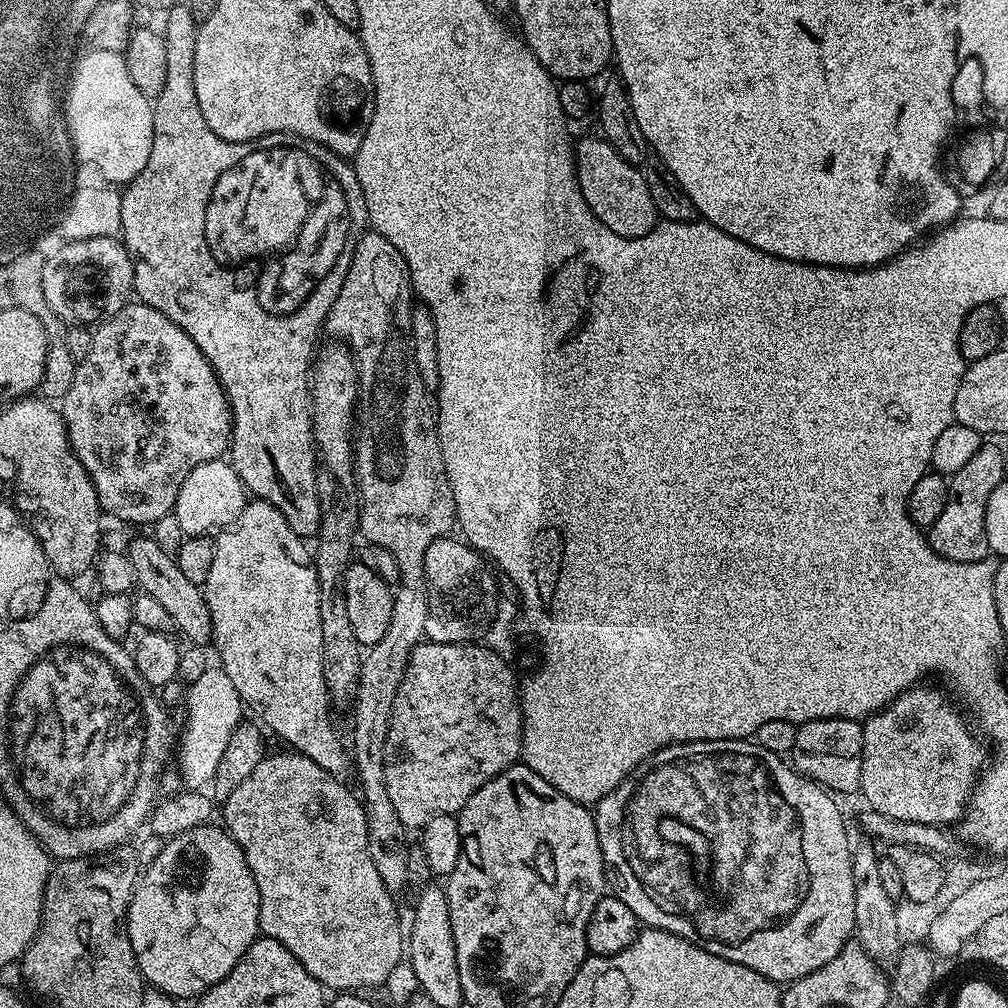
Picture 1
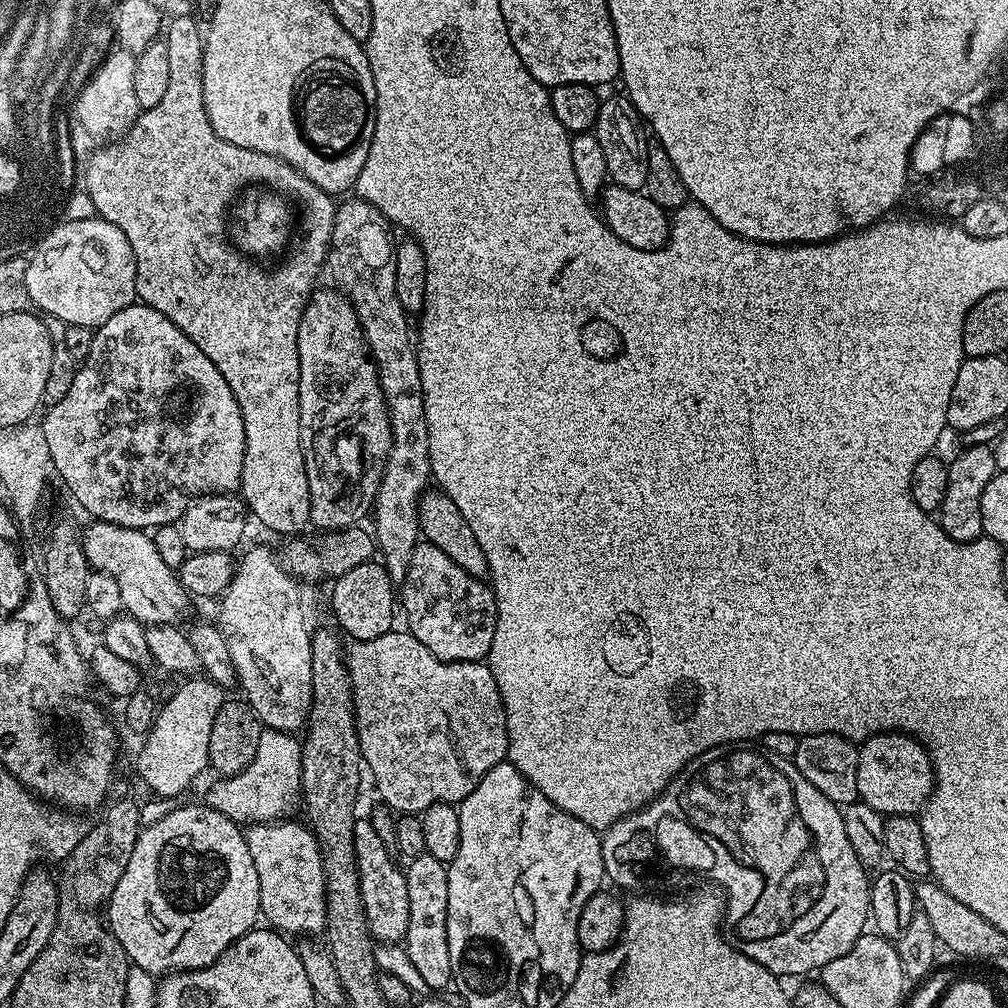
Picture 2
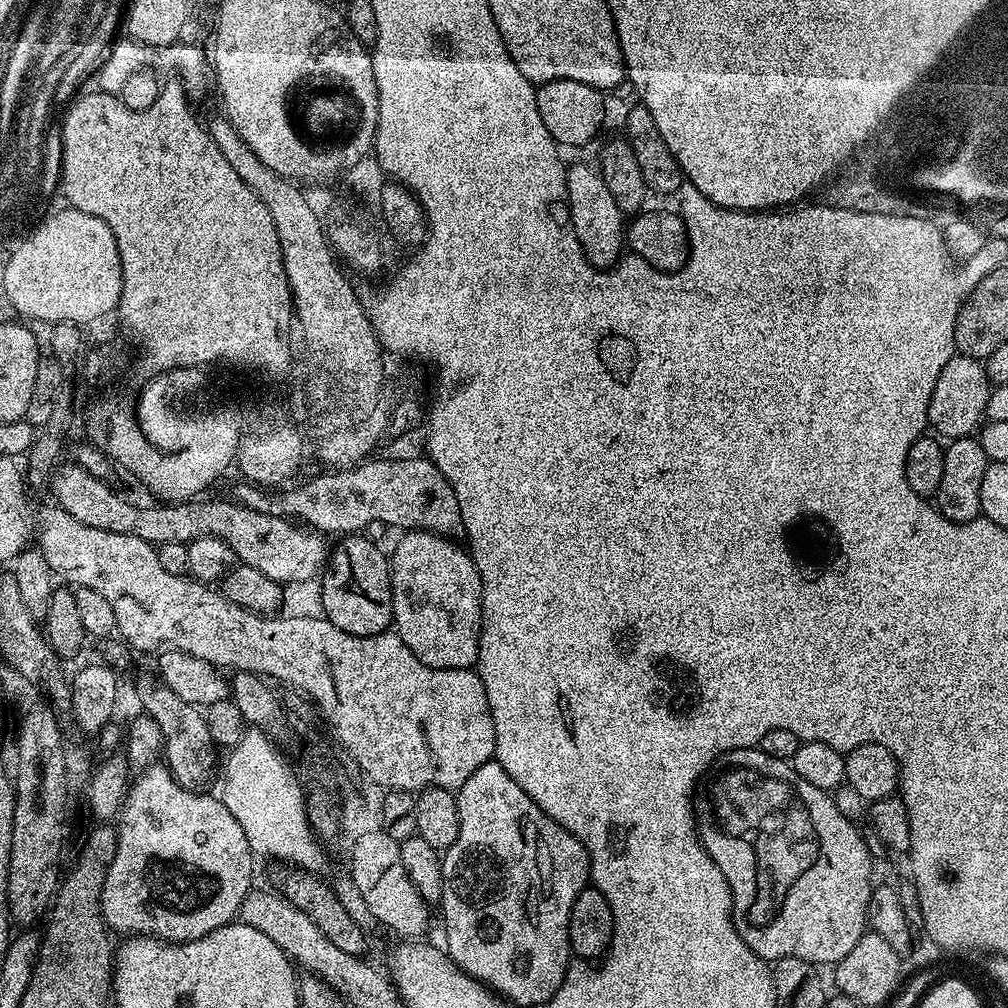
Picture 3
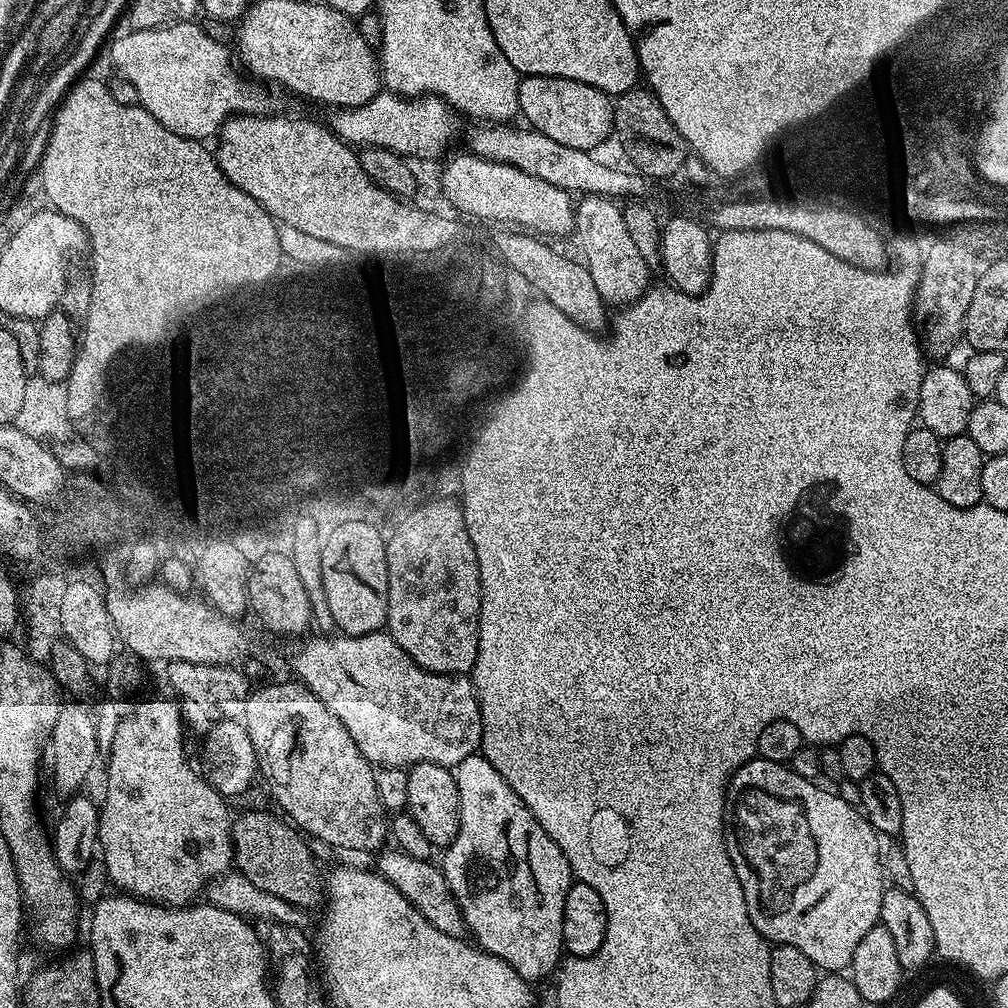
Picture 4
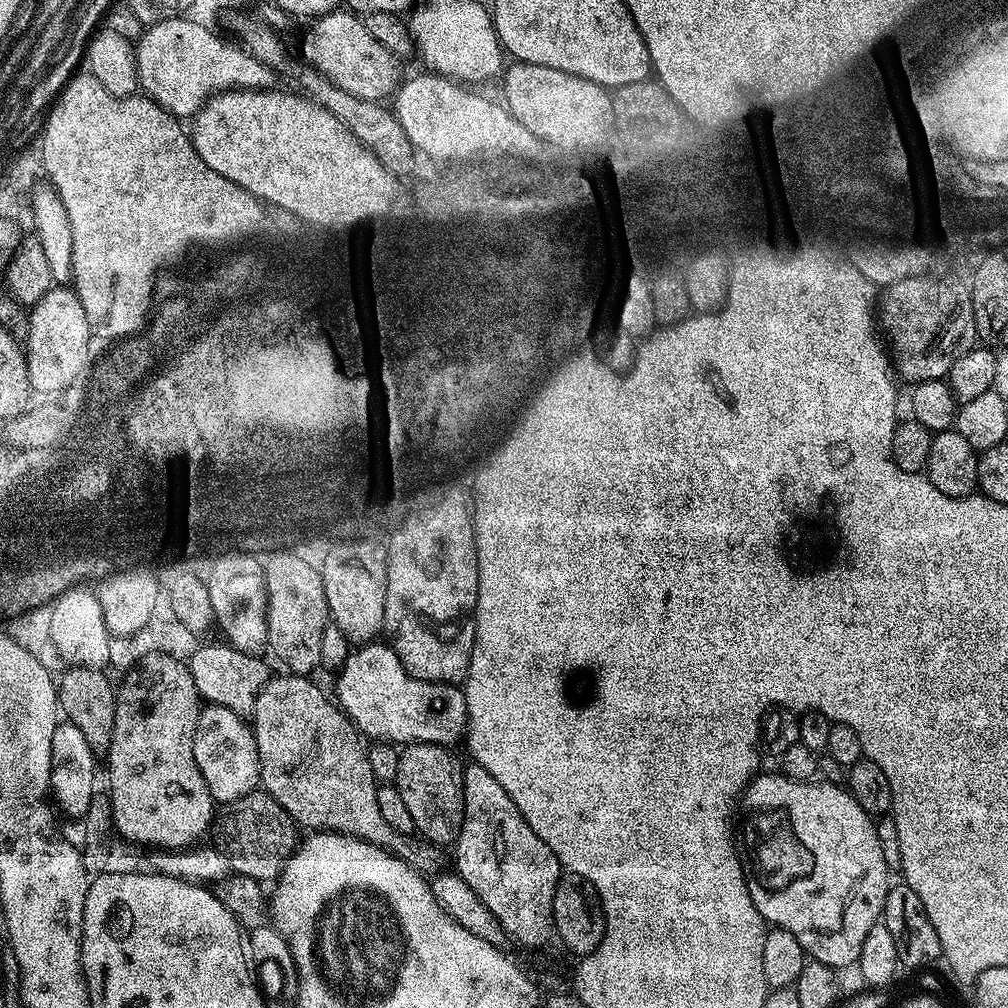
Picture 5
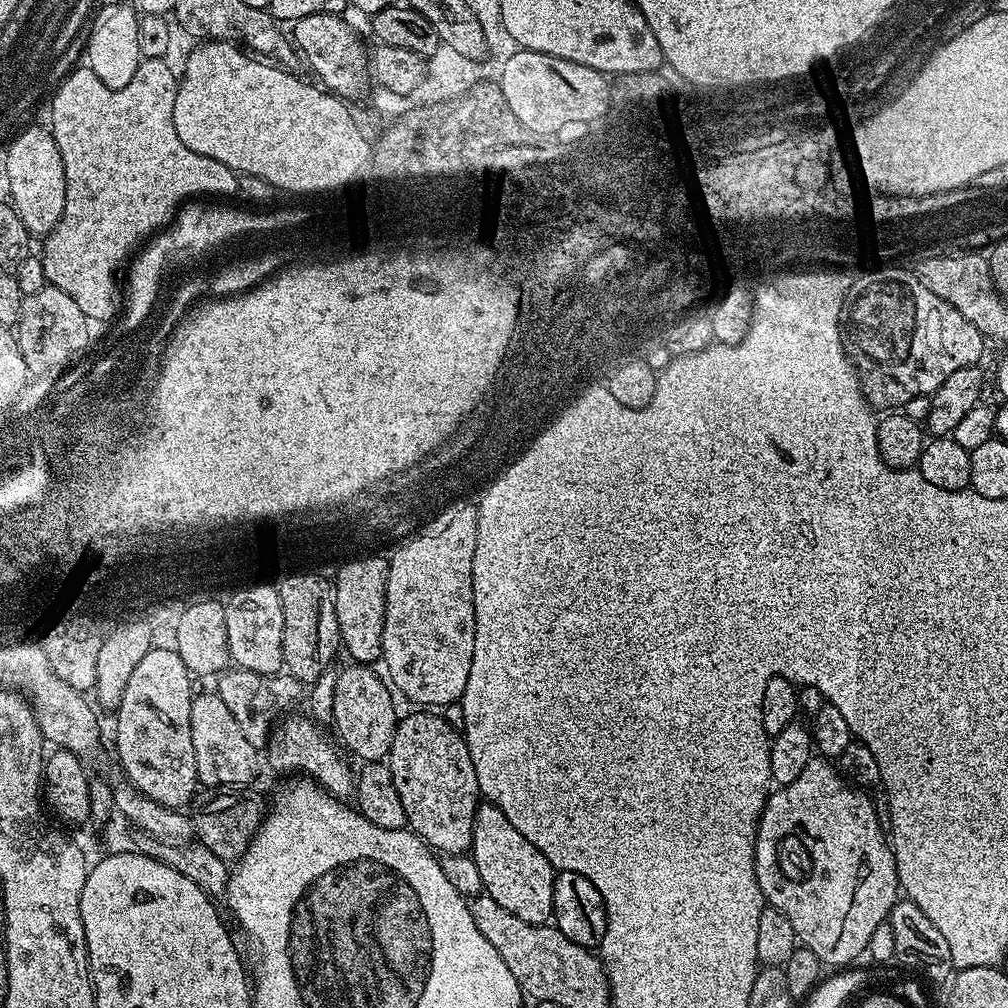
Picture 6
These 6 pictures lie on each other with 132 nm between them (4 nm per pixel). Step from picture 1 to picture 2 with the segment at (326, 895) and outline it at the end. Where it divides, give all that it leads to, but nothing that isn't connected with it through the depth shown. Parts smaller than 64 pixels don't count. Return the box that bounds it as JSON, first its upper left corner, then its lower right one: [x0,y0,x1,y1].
[247,818,410,942]

